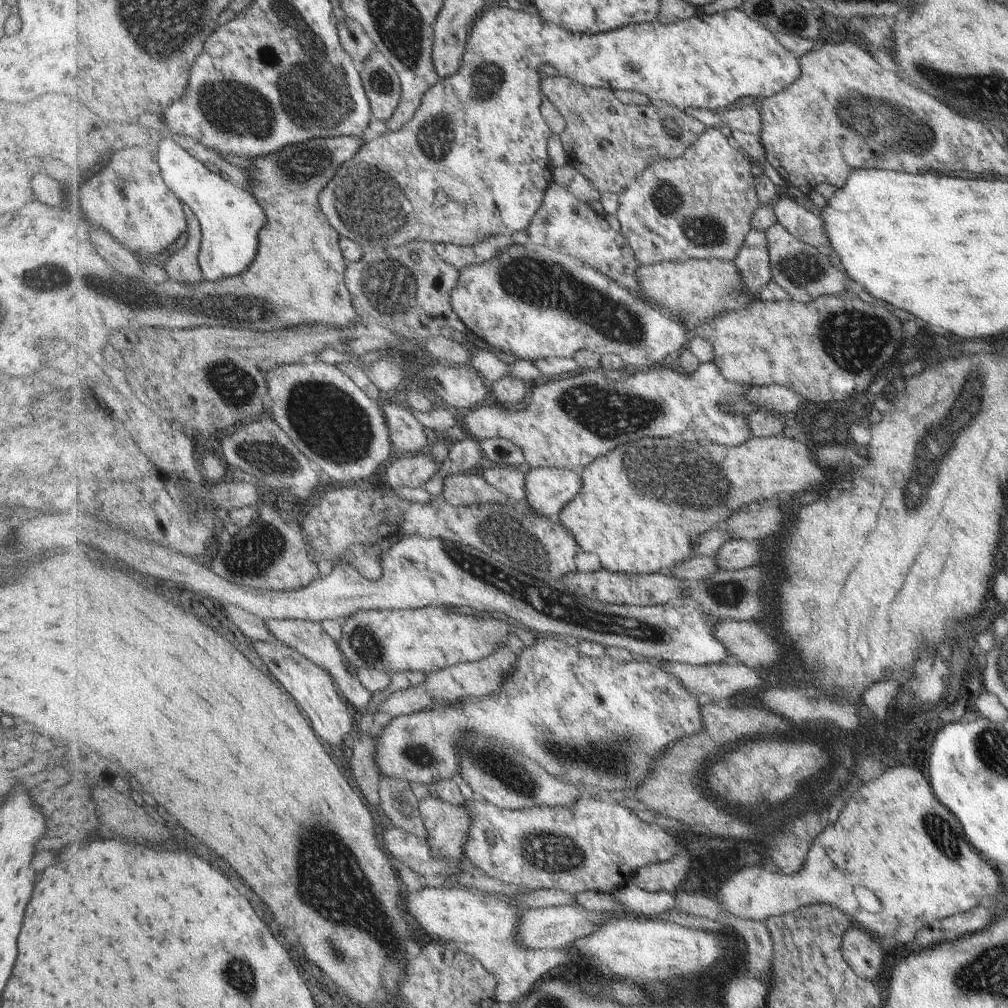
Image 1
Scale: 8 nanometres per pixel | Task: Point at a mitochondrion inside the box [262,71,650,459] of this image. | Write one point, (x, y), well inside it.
(371, 200)

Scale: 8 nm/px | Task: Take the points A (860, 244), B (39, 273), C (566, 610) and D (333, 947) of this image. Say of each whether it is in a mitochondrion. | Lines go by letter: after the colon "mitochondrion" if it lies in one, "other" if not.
A: other
B: mitochondrion
C: mitochondrion
D: mitochondrion

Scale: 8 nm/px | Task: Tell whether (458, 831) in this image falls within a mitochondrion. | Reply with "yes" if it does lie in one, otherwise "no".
no

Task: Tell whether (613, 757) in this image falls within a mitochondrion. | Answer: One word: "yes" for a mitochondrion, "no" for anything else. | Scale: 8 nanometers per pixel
yes

